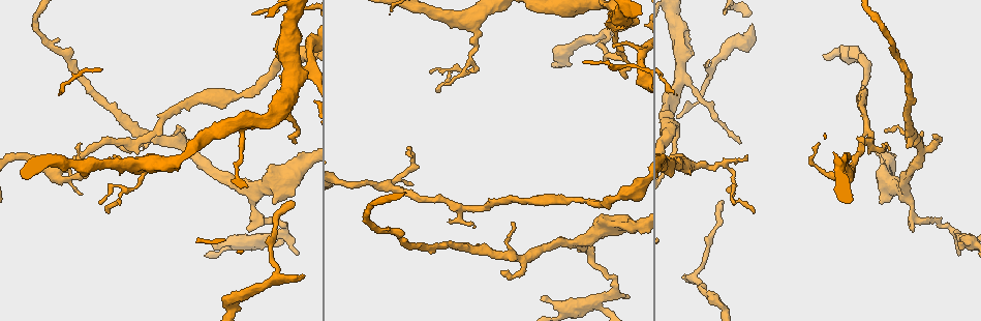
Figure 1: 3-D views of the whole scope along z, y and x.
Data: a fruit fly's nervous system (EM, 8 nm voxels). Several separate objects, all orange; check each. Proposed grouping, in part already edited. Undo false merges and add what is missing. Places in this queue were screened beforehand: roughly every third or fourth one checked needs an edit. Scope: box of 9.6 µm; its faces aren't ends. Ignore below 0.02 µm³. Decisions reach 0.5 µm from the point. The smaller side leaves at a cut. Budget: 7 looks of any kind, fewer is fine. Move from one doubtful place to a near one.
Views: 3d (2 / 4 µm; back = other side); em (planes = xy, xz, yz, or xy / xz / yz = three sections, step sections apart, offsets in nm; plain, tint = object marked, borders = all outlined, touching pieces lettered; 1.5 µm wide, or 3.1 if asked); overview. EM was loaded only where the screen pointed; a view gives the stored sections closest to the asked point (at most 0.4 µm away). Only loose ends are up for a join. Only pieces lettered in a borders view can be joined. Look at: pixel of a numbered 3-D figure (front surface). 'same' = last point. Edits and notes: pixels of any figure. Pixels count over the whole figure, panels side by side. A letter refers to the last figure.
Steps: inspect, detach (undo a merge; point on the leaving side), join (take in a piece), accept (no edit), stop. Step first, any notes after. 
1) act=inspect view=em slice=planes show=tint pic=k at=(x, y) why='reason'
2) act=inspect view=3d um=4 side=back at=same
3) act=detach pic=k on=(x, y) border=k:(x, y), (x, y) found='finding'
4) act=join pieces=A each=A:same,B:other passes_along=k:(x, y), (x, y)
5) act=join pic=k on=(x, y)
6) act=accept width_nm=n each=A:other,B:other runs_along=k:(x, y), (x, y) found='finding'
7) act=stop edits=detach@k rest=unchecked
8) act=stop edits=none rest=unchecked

act=inspect view=3d um=4 pic=1 at=(79, 195) why='thin end'

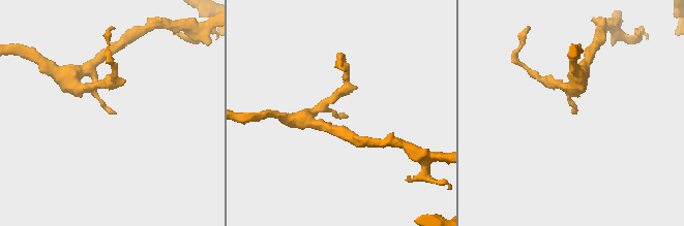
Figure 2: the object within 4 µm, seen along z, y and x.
act=inspect view=em slice=planes show=borders pic=2 at=(346, 118)

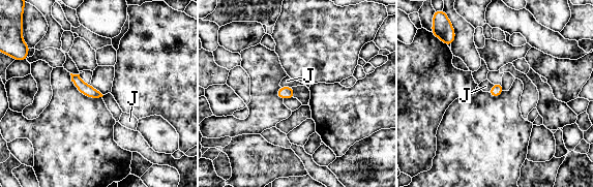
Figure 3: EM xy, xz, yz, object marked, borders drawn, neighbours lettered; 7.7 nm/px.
act=accept width_nm=100 each=J:other found='no lettered piece goes on from it'

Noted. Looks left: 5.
act=inspect view=em slice=planes show=borders pic=1 at=(619, 199) why='thick turns thin'

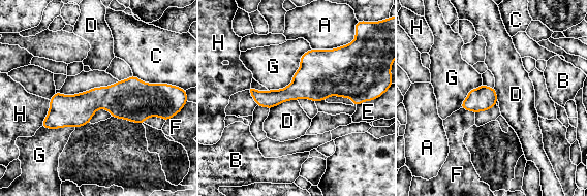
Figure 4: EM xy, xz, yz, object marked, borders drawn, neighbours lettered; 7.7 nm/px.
act=accept each=A:other,B:other,C:other,D:other,E:other,F:other,G:other,H:other runs_along=4:(160, 96), (96, 98), (44, 125) found='all the same cell'

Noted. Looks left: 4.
act=inspect view=em slice=planes show=borders pic=1 at=(304, 277) why='free end'

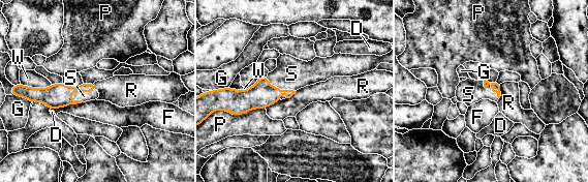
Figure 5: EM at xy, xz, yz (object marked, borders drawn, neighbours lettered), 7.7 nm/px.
act=join pieces=S longest_contact=P:320nm each=D:other,F:other,G:other,P:other,R:other,S:same,W:other found='the cell continues'

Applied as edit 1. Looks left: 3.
act=stop edits=join@5 rest=unchecked

